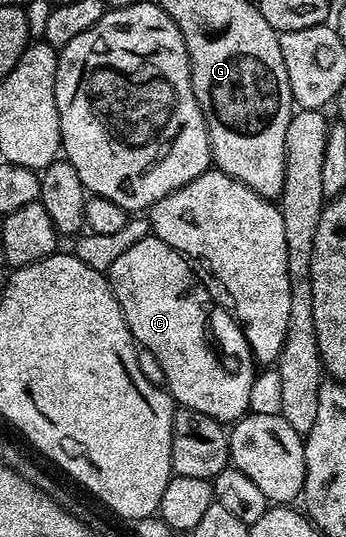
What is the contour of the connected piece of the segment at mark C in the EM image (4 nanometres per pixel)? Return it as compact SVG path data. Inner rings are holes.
M149 234L138 245L130 245L114 265L106 272L114 297L126 317L126 325L132 338L156 358L164 374L163 386L180 407L189 407L198 413L206 413L218 422L231 425L249 414L252 403L252 382L256 379L258 364L252 358L252 350L244 336L235 314L219 311L212 304L212 295L196 287L192 276L193 264L157 235Z

